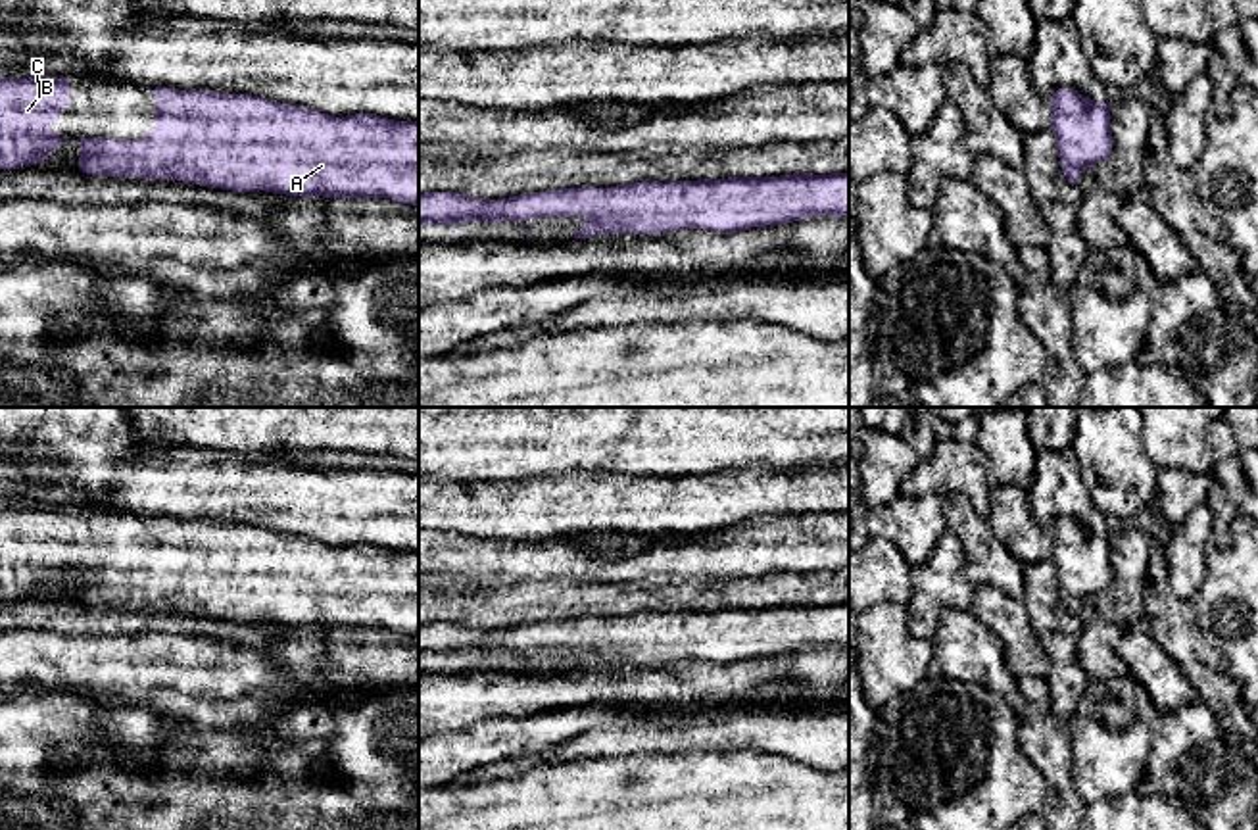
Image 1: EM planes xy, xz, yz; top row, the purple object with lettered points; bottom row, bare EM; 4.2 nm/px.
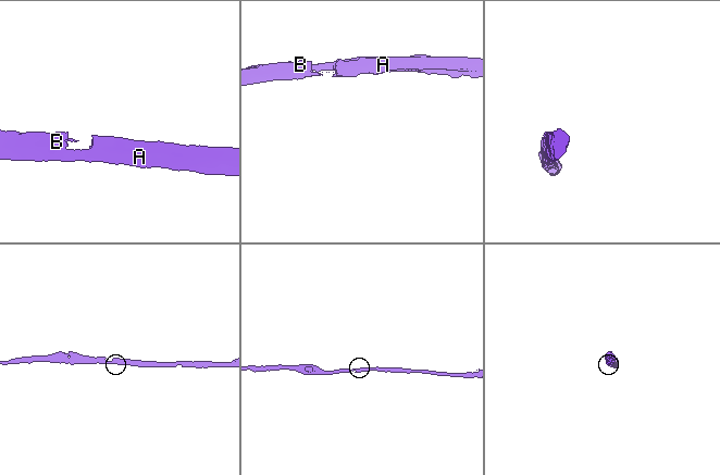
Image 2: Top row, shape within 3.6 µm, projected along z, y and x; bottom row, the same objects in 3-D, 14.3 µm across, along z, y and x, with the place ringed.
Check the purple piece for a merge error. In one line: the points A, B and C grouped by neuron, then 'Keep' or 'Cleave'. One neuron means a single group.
Groups: A B / C. Cleave

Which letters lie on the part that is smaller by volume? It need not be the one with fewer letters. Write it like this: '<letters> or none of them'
C

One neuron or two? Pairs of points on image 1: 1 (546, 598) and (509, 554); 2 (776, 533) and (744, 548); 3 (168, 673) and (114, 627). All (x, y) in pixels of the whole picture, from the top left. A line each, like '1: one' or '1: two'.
1: two
2: one
3: two

